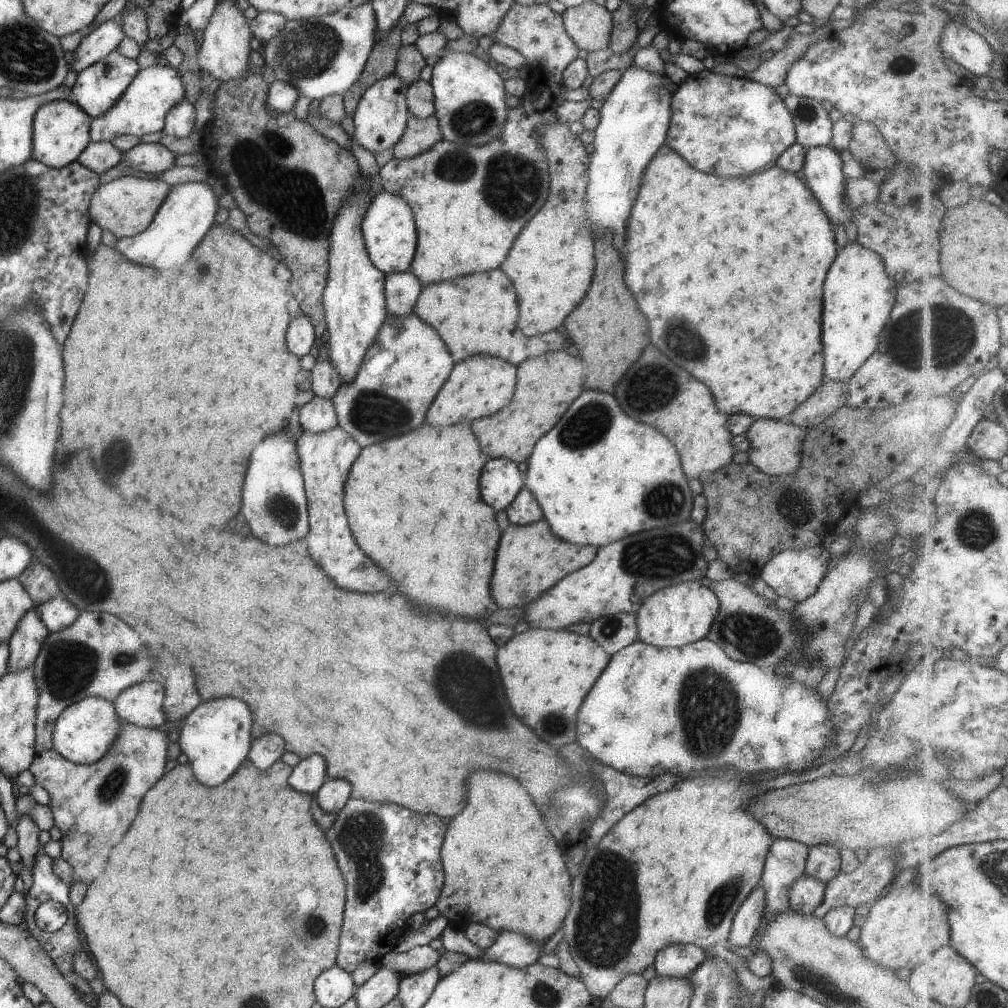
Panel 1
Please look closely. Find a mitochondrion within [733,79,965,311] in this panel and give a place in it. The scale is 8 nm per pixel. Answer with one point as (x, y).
(807, 112)

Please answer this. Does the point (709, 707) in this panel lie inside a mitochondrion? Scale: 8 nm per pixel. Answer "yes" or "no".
yes

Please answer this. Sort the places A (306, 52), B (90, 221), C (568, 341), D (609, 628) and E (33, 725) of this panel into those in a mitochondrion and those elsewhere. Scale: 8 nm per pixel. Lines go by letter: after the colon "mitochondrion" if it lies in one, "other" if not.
A: mitochondrion
B: other
C: other
D: mitochondrion
E: other

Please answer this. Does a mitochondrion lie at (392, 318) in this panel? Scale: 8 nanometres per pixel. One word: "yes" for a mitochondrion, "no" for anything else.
no

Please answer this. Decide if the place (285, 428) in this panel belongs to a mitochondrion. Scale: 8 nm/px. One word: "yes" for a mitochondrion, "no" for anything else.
no

